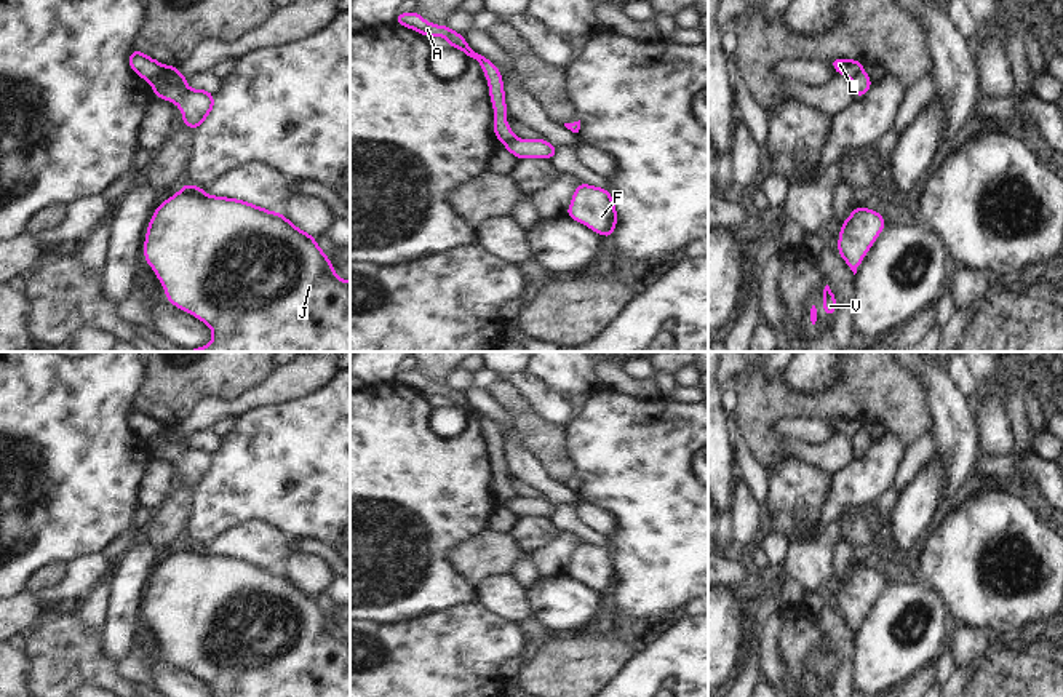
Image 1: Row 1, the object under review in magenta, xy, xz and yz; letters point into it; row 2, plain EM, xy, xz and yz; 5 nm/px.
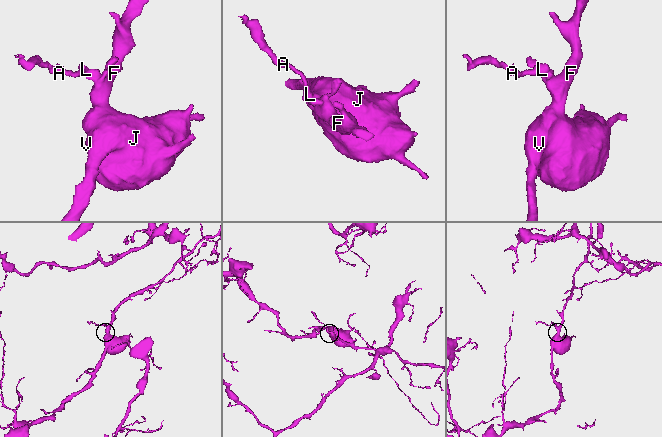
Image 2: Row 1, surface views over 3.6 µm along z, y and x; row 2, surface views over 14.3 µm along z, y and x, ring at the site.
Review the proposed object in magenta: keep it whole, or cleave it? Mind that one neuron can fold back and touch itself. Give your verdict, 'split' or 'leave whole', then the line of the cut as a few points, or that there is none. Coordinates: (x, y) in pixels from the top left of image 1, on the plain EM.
split | xy (165, 424), (149, 440)

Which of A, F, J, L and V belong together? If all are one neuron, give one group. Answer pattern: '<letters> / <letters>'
A L / F J V

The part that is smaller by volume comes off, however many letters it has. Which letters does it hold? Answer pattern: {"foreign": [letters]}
{"foreign": ["A", "L"]}

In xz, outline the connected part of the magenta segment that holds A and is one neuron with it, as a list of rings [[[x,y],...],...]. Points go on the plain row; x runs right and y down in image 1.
[[[417,369],[398,371],[395,380],[408,387],[417,388],[424,395],[443,395],[448,398],[449,404],[464,409],[468,417],[476,417],[481,422],[483,432],[489,443],[489,456],[494,467],[494,494],[504,504],[516,497],[505,476],[508,472],[508,467],[505,464],[505,443],[499,425],[494,420],[491,420],[486,414],[473,409],[462,392],[454,390],[449,384],[432,382],[425,379]]]

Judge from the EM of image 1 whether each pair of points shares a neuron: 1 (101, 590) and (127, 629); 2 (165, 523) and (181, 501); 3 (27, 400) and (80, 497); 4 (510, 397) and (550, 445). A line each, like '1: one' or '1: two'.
1: two
2: one
3: one
4: one

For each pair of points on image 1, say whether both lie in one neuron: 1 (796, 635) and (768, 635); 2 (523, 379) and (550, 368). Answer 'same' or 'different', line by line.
1: different
2: different

